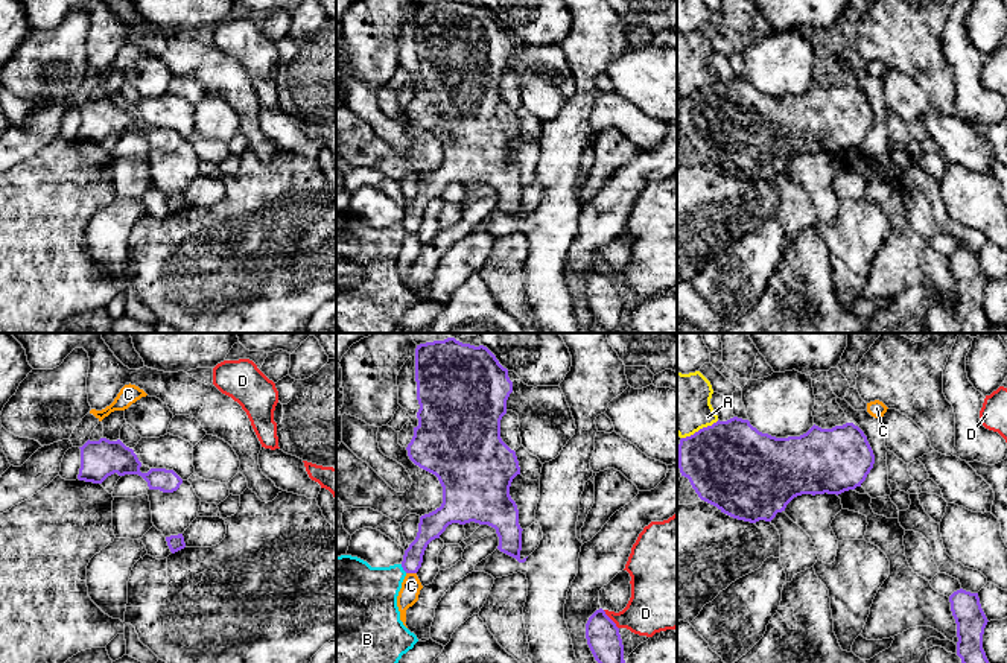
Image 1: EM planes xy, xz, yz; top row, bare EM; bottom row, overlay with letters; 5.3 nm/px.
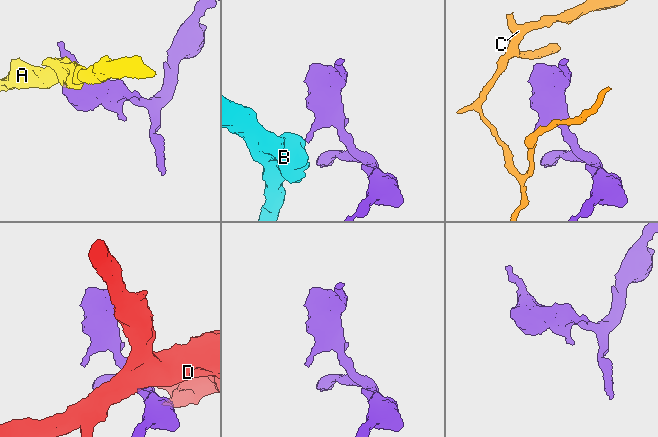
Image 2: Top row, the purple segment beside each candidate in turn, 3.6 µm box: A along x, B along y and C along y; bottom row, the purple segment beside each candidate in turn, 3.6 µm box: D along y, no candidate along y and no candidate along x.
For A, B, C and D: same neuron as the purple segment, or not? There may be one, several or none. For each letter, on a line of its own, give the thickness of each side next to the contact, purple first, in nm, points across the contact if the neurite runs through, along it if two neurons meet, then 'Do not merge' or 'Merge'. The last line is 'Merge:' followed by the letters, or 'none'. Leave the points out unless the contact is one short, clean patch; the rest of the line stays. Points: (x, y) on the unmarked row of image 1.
A: Thickness 460 nm (purple) against 320 nm. Do not merge
B: Thickness 120 nm (purple) against 320 nm. Boundary: xz (400, 224), (406, 231). Do not merge
C: Thickness 120 nm (purple) against 110 nm. Boundary: xz (406, 231), (416, 233). Do not merge
D: Thickness 180 nm (purple) against 280 nm. Do not merge
Merge: none

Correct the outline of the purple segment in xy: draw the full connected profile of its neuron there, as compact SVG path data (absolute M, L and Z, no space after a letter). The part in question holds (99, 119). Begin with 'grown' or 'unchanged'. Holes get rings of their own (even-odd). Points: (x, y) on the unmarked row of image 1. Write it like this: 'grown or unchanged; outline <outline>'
unchanged; outline M88 99L79 108L79 140L102 143L108 135L114 132L119 135L138 134L148 141L149 149L160 149L163 152L173 152L183 143L183 138L173 129L151 128L148 132L141 132L141 122L138 120L137 114L120 99Z

